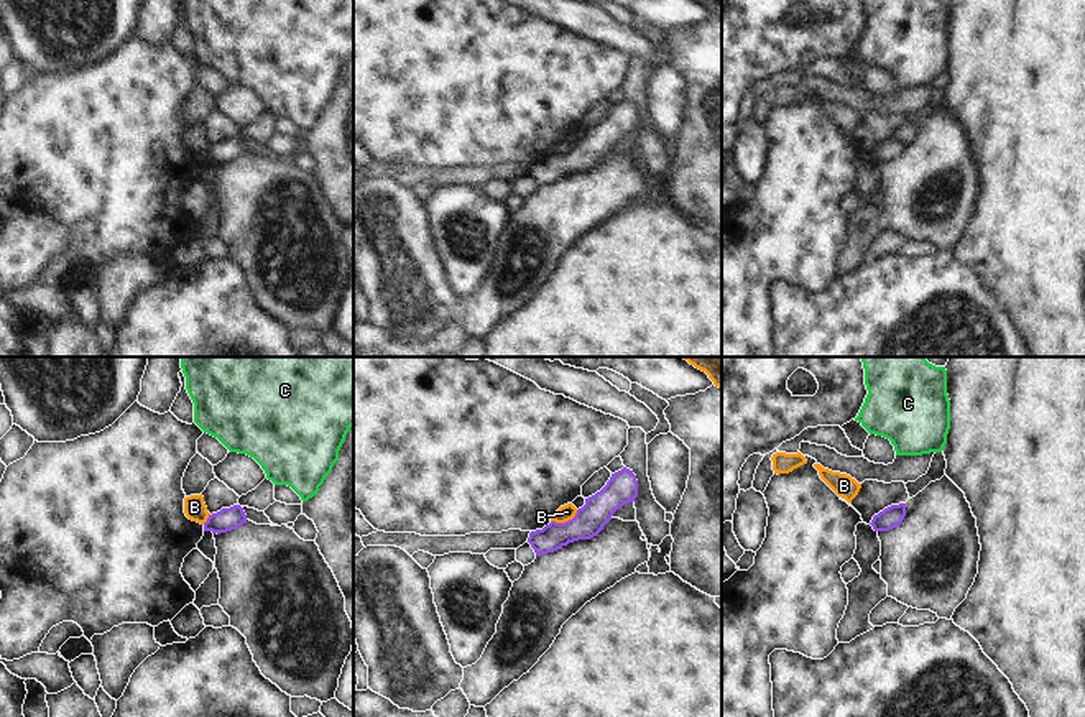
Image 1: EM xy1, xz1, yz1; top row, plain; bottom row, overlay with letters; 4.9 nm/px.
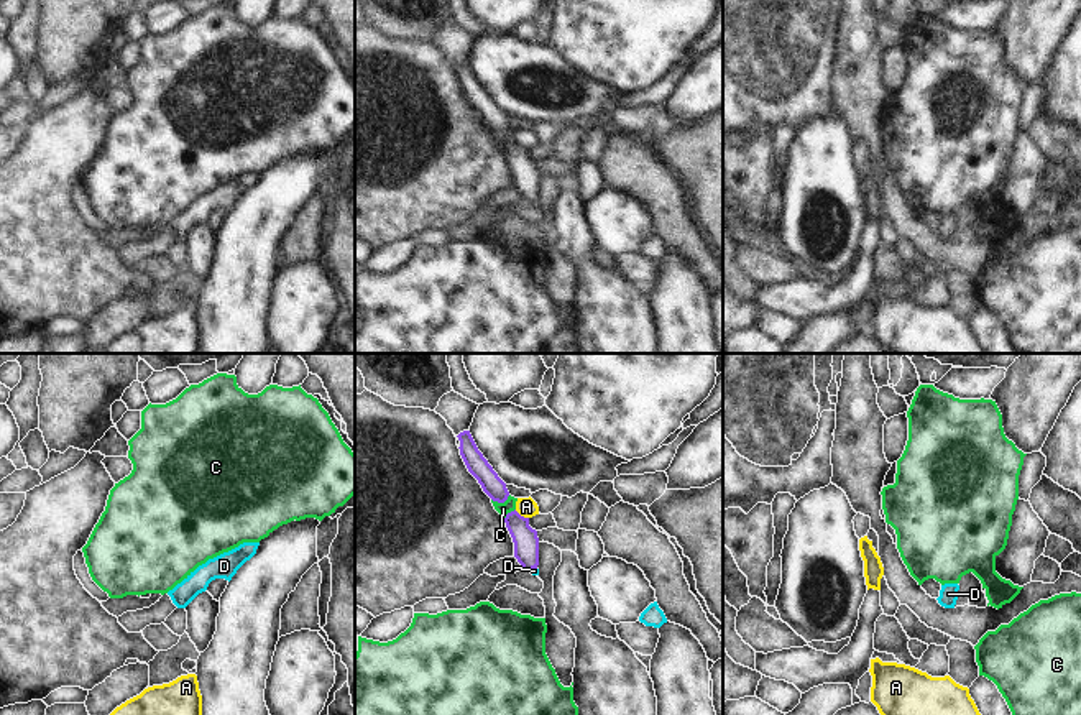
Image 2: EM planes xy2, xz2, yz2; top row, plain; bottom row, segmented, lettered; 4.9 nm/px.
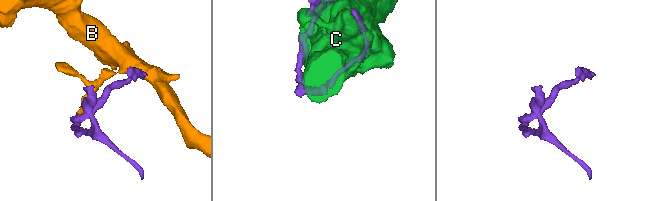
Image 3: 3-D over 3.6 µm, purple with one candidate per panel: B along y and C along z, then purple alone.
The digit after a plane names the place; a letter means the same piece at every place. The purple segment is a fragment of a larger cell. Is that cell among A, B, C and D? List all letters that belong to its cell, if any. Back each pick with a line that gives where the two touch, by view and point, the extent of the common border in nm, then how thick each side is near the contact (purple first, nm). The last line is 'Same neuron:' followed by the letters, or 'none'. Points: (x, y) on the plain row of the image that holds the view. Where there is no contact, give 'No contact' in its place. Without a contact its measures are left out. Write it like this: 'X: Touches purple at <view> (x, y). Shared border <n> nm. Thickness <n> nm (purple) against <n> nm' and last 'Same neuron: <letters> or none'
D: Touches purple at xz2 (533, 199). Shared border 40 nm. Thickness 130 nm (purple) against 30 nm
Same neuron: D.

